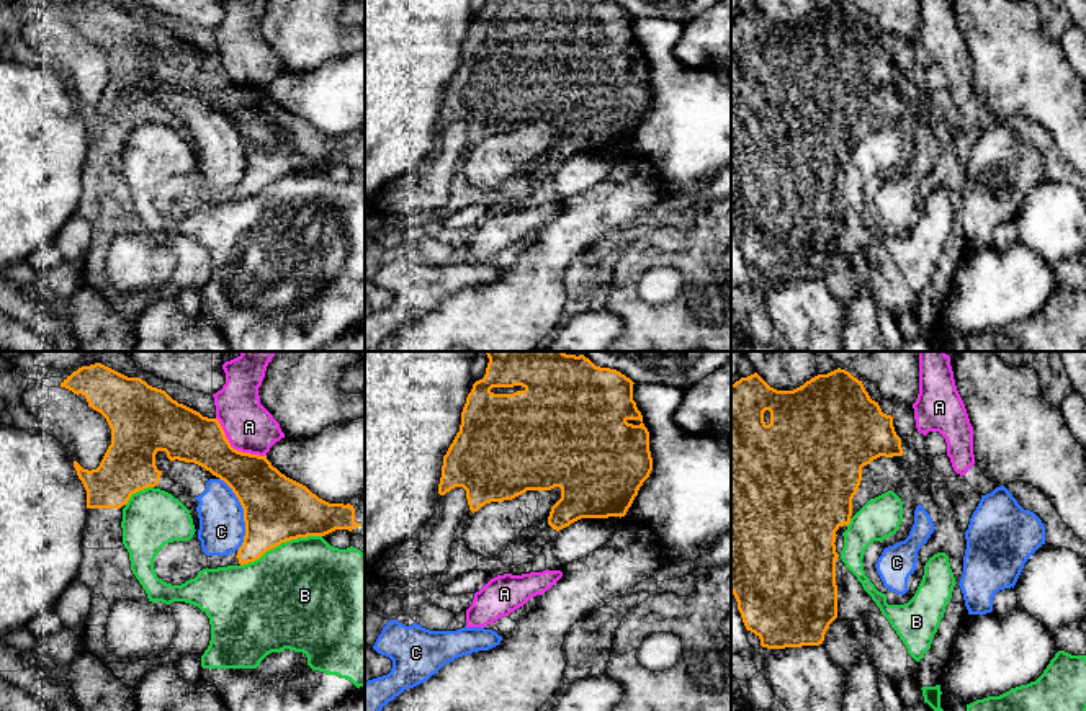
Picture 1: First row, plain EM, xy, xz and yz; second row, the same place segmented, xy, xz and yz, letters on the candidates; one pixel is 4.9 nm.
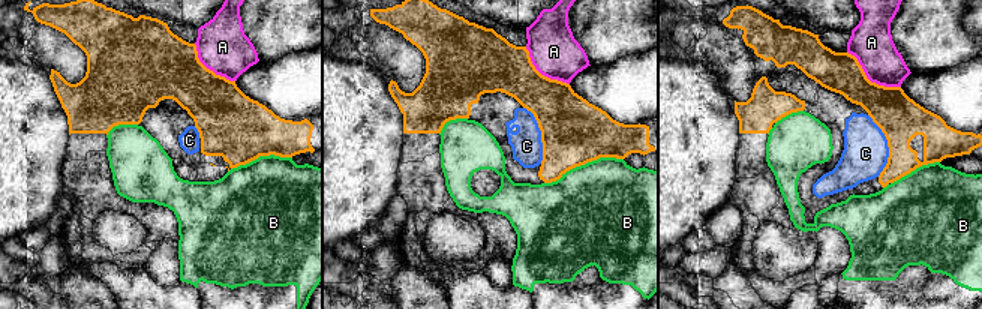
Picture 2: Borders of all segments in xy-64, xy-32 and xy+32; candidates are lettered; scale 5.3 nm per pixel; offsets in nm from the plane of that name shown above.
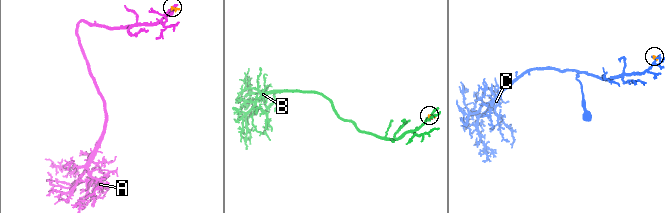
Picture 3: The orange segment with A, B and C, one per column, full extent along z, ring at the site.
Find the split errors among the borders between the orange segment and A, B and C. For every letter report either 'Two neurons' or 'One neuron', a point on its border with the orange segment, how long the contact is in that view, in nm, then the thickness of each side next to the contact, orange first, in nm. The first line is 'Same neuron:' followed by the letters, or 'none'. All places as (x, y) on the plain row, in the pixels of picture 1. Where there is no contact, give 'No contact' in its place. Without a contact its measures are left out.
Same neuron: none
A: Two neurons. Touches orange at xy (233, 82). Shared border 320 nm. Thickness 260 nm (orange) against 240 nm
B: Two neurons. Touches orange at xy (280, 177). Shared border 420 nm. Thickness 320 nm (orange) against 480 nm
C: Two neurons. Touches orange at xy (244, 149). Shared border 380 nm. Thickness 320 nm (orange) against 220 nm

